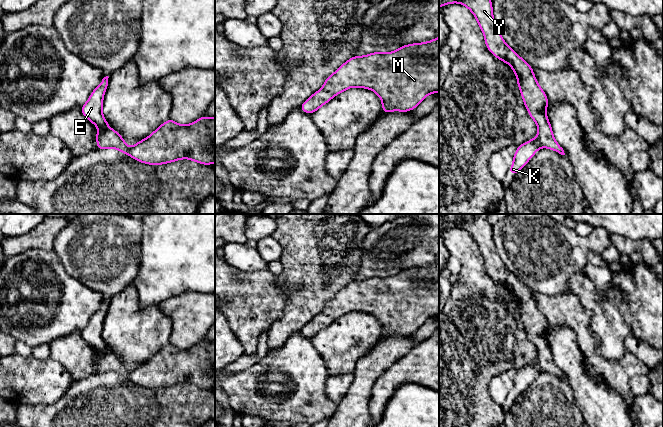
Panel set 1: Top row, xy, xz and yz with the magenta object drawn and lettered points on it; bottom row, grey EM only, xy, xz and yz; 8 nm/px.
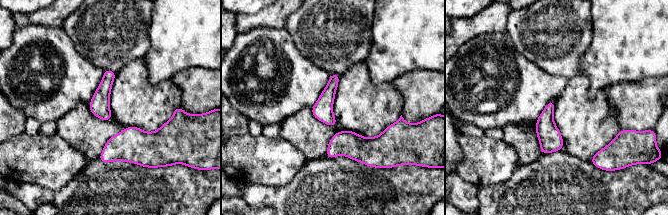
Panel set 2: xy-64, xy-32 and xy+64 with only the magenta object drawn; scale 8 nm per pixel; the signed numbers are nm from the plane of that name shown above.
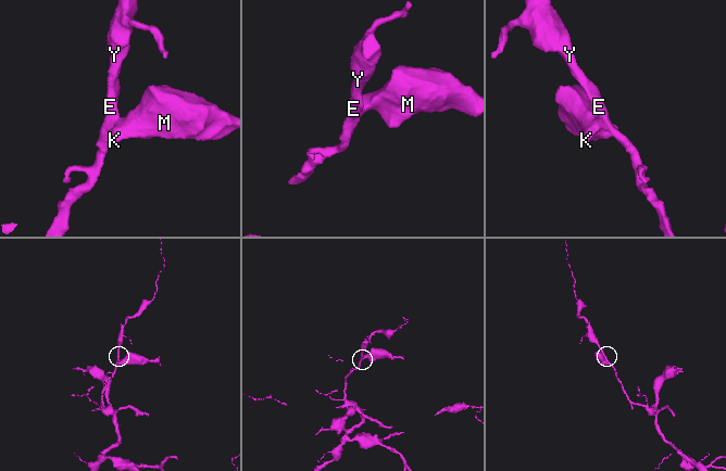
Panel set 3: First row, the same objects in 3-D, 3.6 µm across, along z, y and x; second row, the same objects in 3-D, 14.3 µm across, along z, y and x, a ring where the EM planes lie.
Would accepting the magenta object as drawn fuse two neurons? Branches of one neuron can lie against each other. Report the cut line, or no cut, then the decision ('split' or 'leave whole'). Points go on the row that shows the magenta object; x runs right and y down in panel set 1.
cut in xy along (108, 127), (97, 141); split

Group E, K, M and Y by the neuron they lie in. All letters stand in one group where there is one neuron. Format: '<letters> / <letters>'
E Y / K M

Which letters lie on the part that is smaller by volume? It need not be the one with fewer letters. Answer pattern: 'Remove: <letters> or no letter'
Remove: K, M

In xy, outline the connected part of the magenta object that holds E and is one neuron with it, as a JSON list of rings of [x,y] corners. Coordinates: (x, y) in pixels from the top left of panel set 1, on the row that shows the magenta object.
[[[108,76],[104,77],[96,87],[87,102],[81,107],[81,112],[91,123],[98,127],[96,141],[98,141],[102,133],[109,128],[109,125],[102,114],[103,97],[108,86]]]

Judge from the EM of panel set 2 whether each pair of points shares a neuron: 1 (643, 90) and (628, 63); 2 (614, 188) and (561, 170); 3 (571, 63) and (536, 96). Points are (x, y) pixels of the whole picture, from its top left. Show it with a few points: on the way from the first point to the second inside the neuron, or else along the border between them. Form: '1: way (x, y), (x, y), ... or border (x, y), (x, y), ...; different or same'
1: border (657, 76), (646, 76), (634, 81), (614, 83); different
2: way (601, 188), (579, 188), (574, 183); same
3: border (537, 65), (552, 74), (563, 76), (568, 80); different

